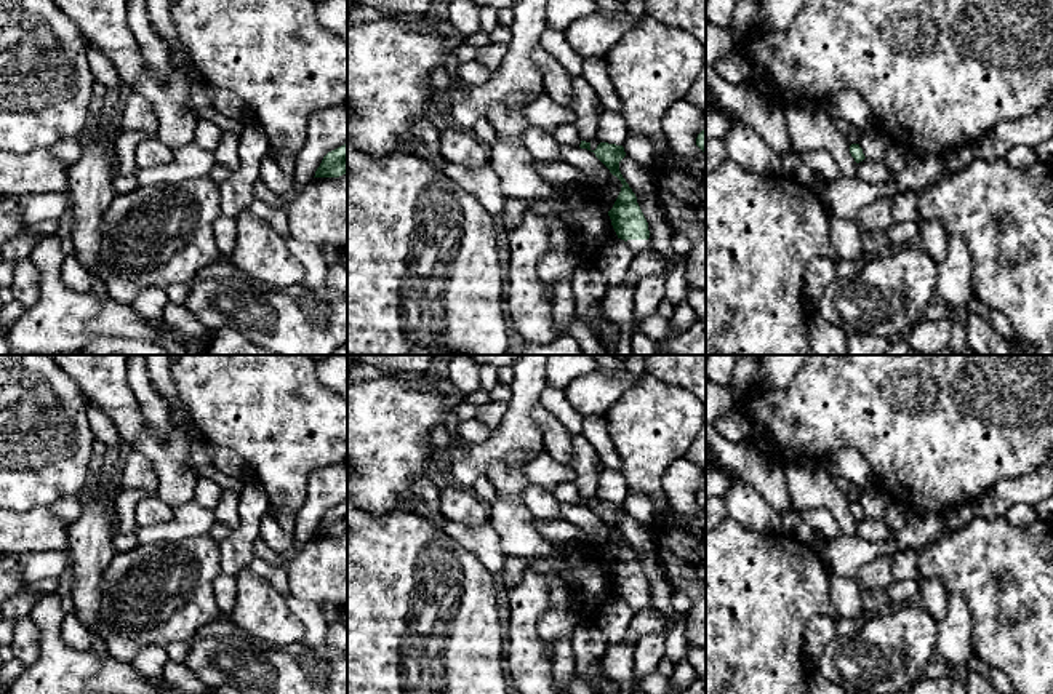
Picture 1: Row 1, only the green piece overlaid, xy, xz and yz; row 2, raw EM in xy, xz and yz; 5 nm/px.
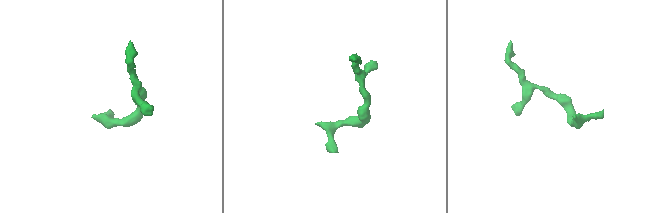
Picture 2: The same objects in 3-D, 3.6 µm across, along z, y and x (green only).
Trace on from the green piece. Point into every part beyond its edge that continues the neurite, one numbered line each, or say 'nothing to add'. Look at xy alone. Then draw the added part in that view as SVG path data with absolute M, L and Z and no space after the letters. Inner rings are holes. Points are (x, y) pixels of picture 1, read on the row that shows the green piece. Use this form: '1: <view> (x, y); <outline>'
nothing to add

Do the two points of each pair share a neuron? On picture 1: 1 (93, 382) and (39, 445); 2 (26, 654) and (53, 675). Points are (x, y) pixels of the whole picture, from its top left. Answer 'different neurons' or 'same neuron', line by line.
1: different neurons
2: different neurons

